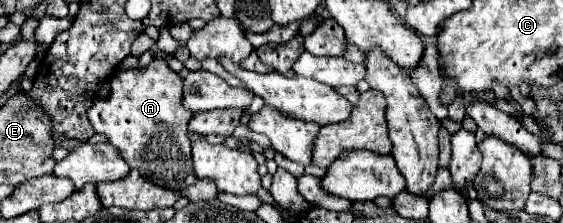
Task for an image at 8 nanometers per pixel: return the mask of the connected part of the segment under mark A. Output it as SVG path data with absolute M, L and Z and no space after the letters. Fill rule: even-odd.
M152 60L146 68L138 70L118 70L110 80L110 94L106 98L96 96L92 108L88 110L88 118L94 126L94 132L108 136L108 142L118 148L120 156L132 166L142 172L150 182L182 192L190 184L194 184L196 176L192 170L190 160L190 138L186 124L192 118L192 112L182 106L182 78L178 72L170 70L164 60Z

